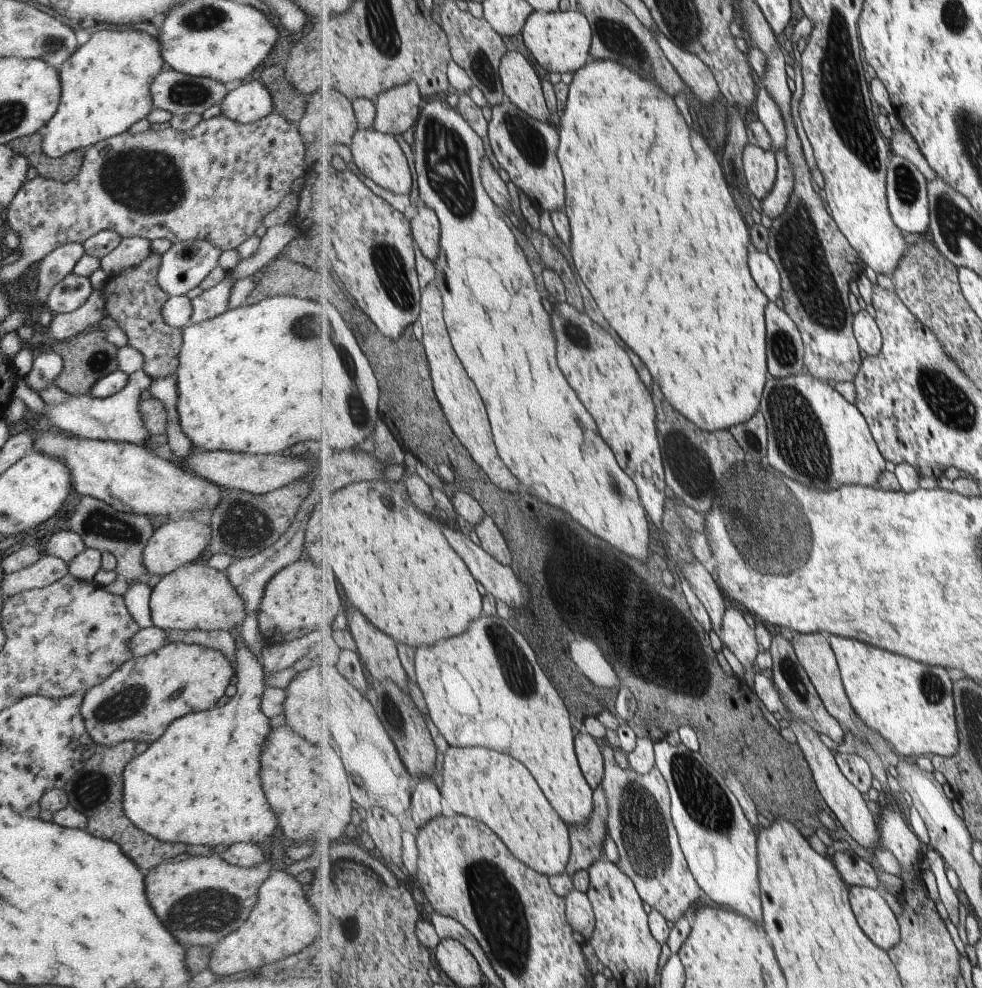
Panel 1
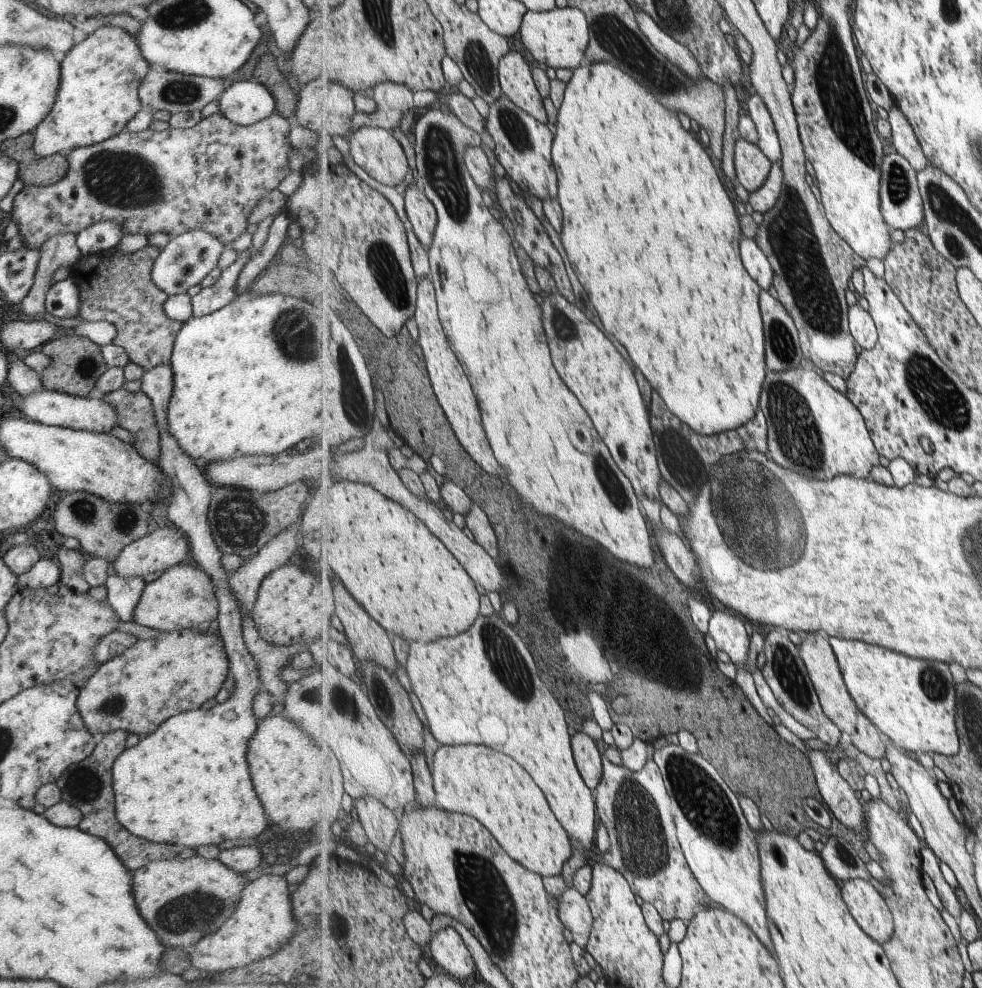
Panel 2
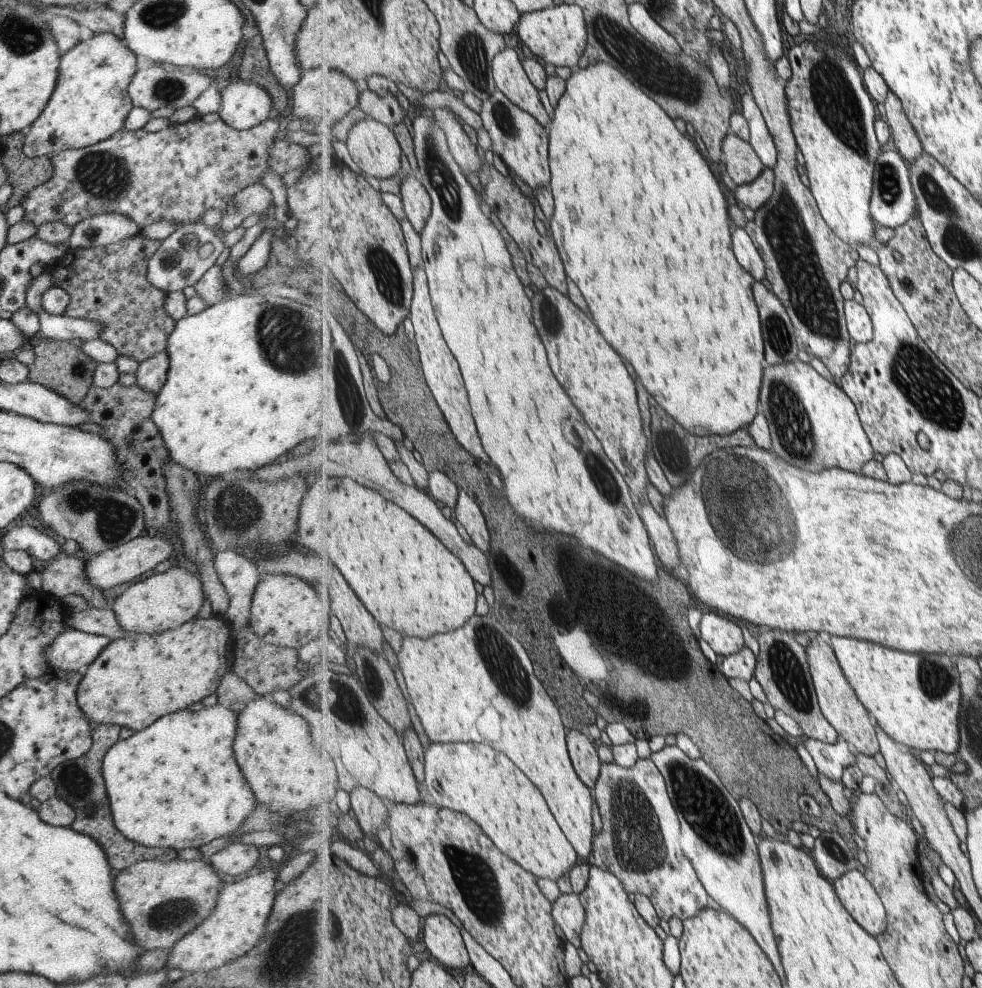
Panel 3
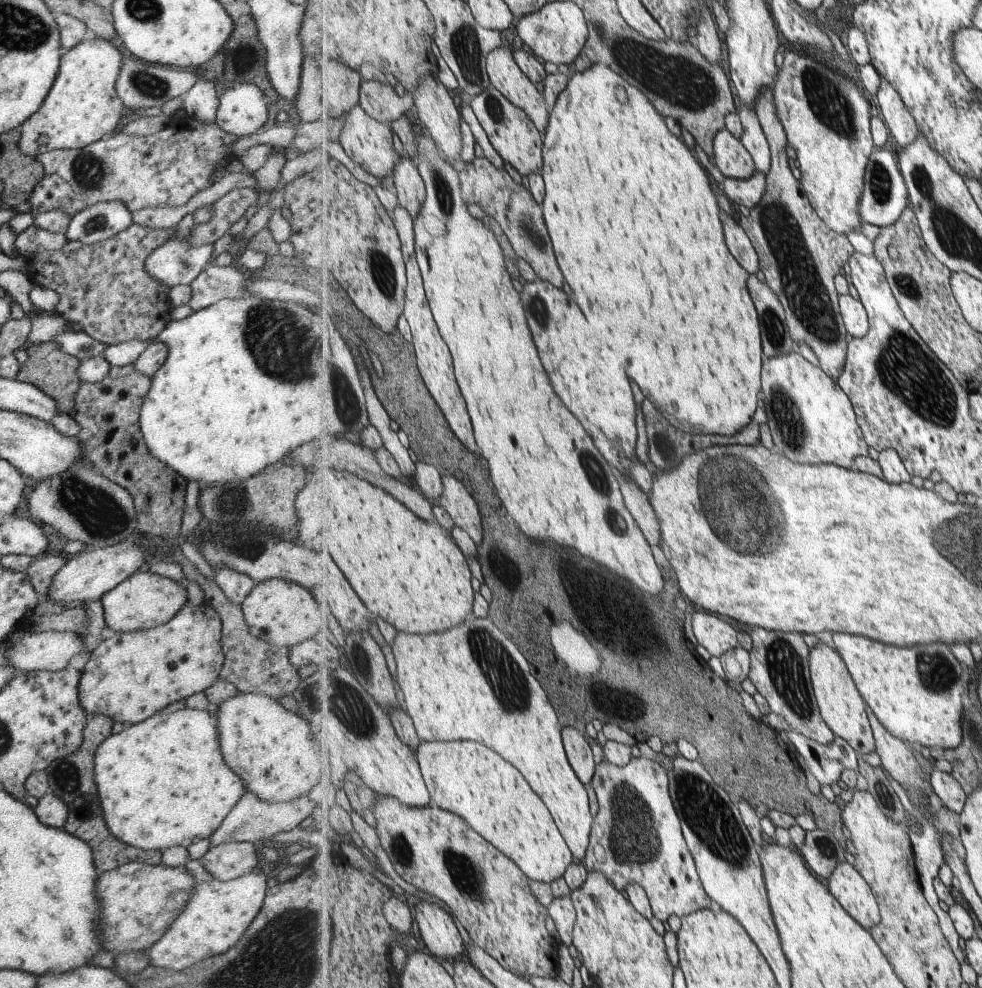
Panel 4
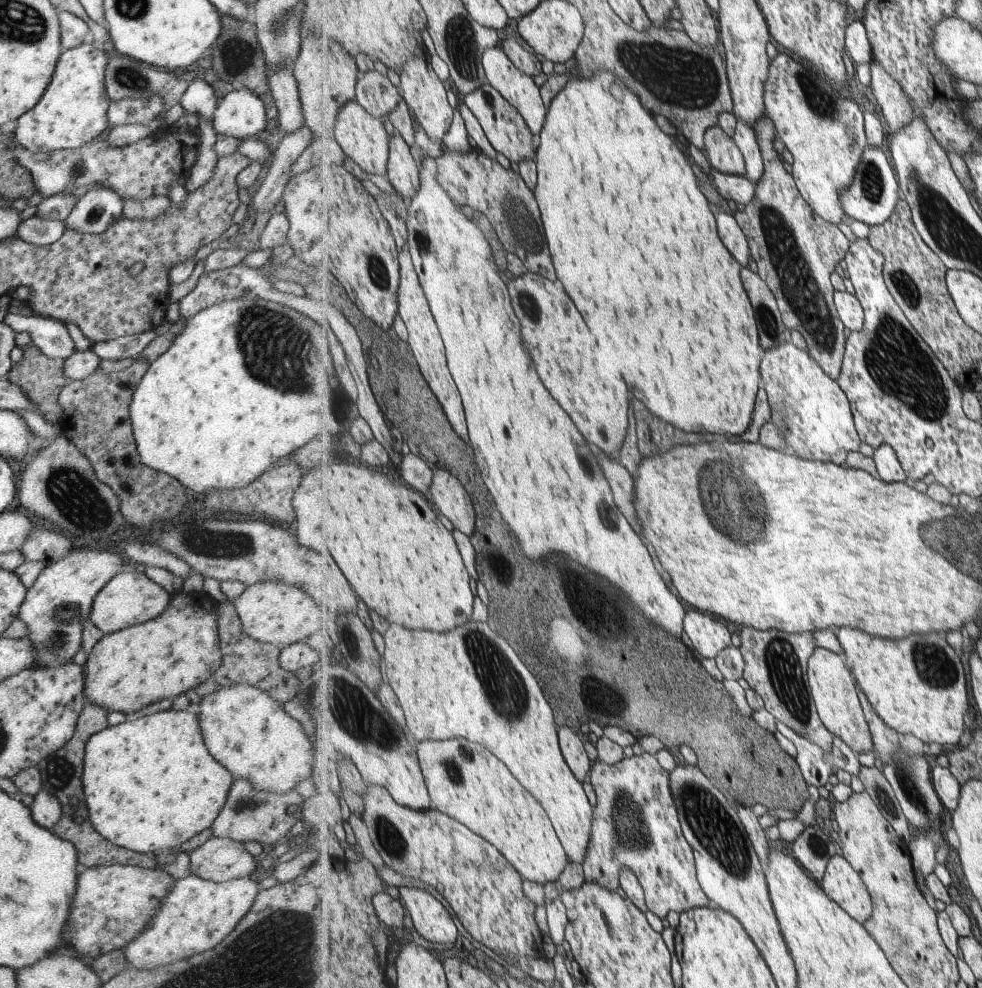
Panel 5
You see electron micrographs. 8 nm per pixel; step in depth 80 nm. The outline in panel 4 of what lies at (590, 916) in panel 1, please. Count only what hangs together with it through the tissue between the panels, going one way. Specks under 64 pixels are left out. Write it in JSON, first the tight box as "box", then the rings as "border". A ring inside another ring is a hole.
{"box":[548,896,577,949],"border":[[[570,896],[556,897],[548,907],[549,914],[553,920],[559,941],[572,949],[573,930],[577,924],[577,910]]]}

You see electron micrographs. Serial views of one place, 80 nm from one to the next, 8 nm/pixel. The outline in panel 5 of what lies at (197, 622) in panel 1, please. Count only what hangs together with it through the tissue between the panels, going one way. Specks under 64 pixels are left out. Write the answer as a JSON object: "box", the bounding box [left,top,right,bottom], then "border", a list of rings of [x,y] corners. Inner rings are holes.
{"box":[89,568,171,635],"border":[[[123,568],[93,598],[91,608],[89,608],[89,619],[103,635],[112,634],[117,630],[157,618],[159,614],[163,614],[169,602],[171,602],[171,594],[149,580],[143,571],[131,570],[129,572]]]}

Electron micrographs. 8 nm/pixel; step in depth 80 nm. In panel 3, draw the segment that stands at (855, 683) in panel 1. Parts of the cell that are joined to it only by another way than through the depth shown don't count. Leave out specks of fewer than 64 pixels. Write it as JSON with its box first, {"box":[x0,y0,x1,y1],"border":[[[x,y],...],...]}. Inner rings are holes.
{"box":[831,636,962,754],"border":[[[831,636],[831,647],[845,672],[851,686],[869,710],[870,715],[893,740],[909,747],[915,753],[919,750],[934,750],[954,754],[960,750],[960,716],[962,698],[959,686],[959,672],[951,660],[951,654],[933,652],[904,652],[867,640]]]}

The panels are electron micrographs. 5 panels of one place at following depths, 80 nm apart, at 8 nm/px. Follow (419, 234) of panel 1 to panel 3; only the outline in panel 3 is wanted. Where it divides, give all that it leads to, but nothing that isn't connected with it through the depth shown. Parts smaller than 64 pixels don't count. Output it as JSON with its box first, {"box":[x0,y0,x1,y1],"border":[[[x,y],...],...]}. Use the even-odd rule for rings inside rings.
{"box":[399,174,432,234],"border":[[[408,174],[399,182],[401,200],[407,218],[420,234],[432,215],[432,198],[419,177]]]}

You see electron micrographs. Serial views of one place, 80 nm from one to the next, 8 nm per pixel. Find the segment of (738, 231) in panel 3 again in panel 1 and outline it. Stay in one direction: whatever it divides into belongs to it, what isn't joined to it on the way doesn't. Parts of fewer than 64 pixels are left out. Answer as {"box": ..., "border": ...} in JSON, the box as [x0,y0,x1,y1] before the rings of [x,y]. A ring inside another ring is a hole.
{"box":[749,246,783,302],"border":[[[751,246],[749,252],[753,252],[753,250],[755,250],[755,254],[751,254],[751,272],[755,274],[759,288],[765,292],[768,299],[777,302],[783,293],[779,268],[767,252],[760,252]]]}

